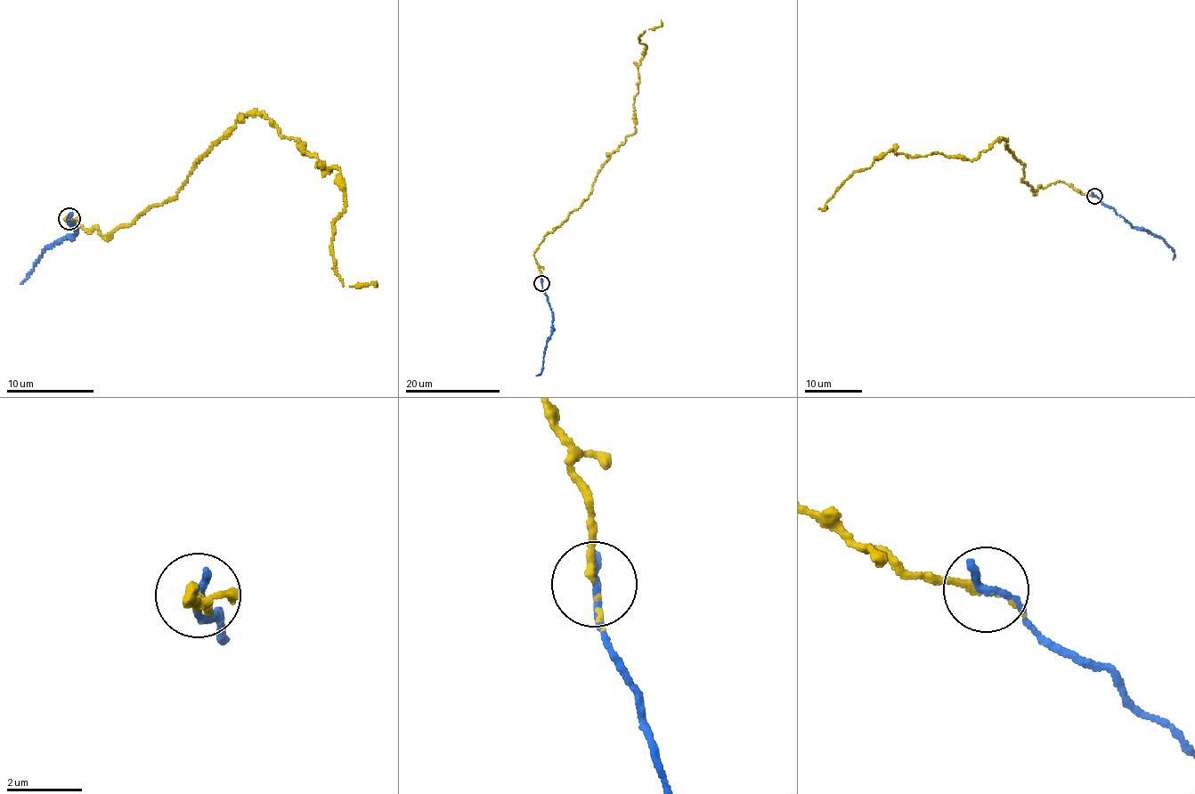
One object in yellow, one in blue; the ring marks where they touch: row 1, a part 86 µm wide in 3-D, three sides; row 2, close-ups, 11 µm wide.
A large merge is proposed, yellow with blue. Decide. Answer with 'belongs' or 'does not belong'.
belongs

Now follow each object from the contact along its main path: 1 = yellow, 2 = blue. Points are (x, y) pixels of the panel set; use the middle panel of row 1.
1: (542, 283), (534, 251), (586, 199), (598, 171), (635, 132), (638, 68), (646, 48), (640, 34), (661, 20)
2: (542, 283), (551, 311), (552, 334), (546, 345), (543, 367), (540, 375), (536, 376)

